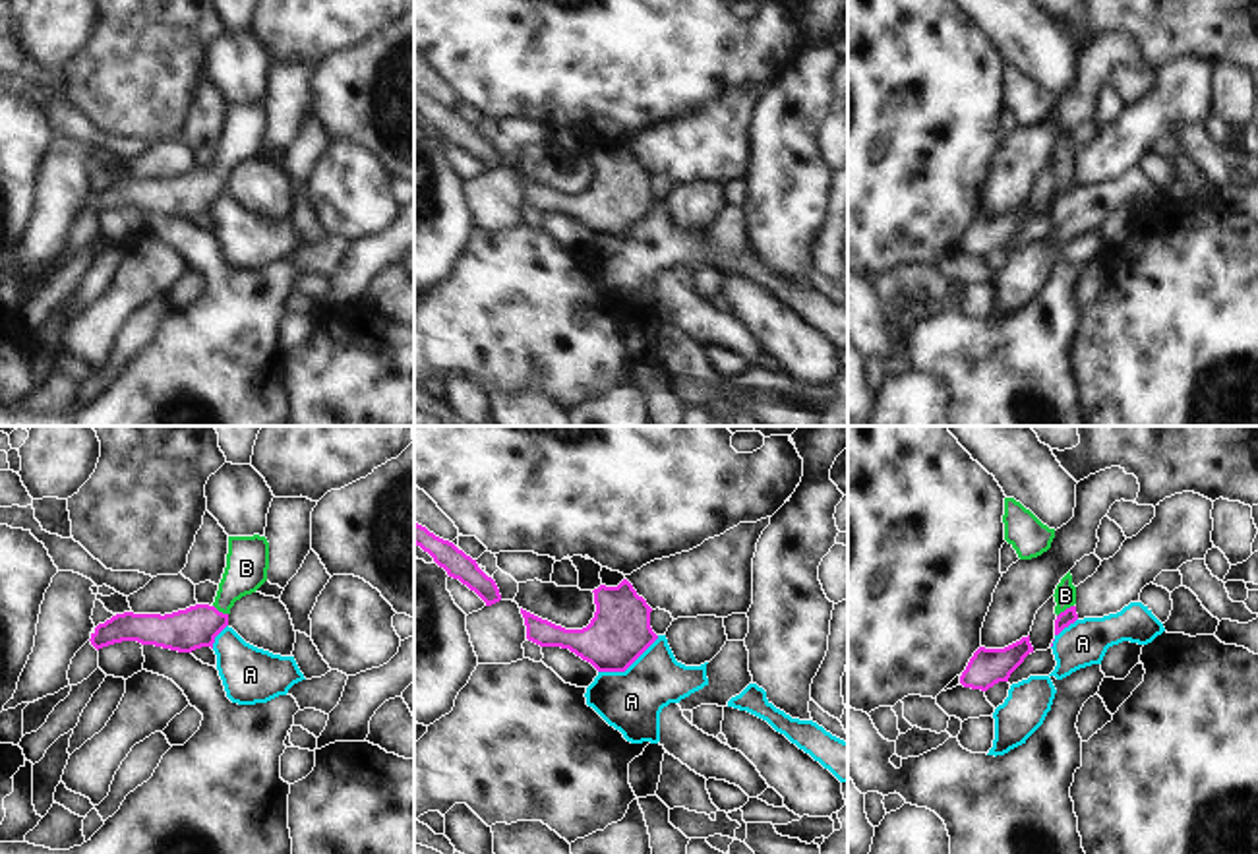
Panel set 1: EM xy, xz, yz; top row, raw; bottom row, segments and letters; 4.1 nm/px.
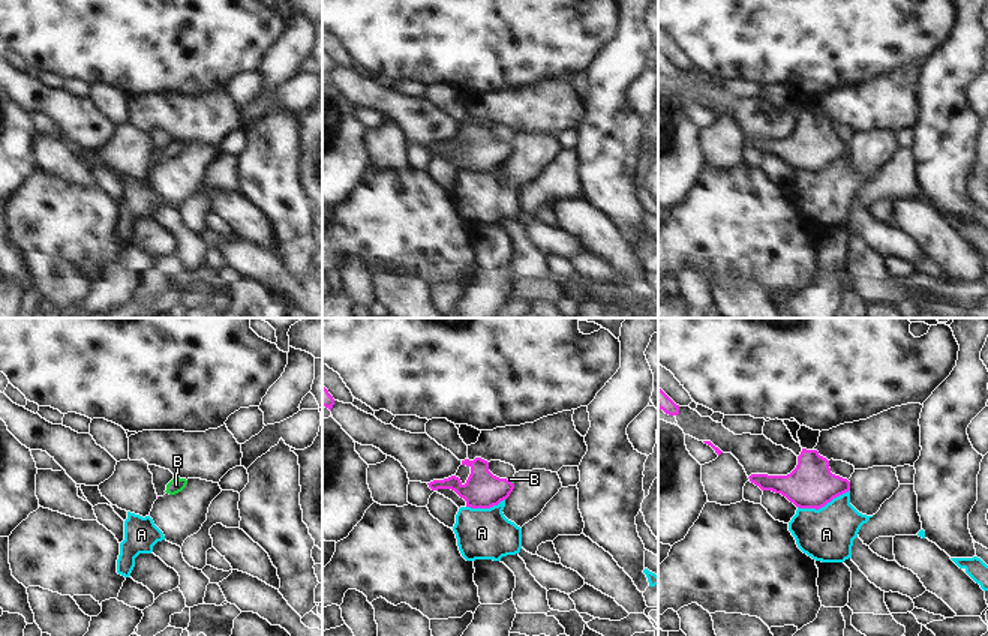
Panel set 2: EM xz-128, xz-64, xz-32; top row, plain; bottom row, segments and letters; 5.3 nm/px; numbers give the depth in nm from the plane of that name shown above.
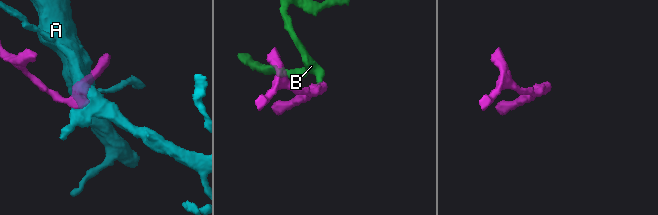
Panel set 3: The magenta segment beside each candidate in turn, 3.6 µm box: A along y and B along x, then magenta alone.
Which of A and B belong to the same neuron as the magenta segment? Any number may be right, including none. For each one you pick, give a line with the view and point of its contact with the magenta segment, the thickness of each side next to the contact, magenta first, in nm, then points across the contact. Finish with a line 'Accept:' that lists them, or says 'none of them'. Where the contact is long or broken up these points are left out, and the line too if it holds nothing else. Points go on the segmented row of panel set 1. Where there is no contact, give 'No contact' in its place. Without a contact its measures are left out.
B: Touches magenta at yz (1067, 609). Thickness 70 nm (magenta) against 100 nm. Path across: yz (1069, 616), (1067, 609), (1065, 595)
Accept: B.

